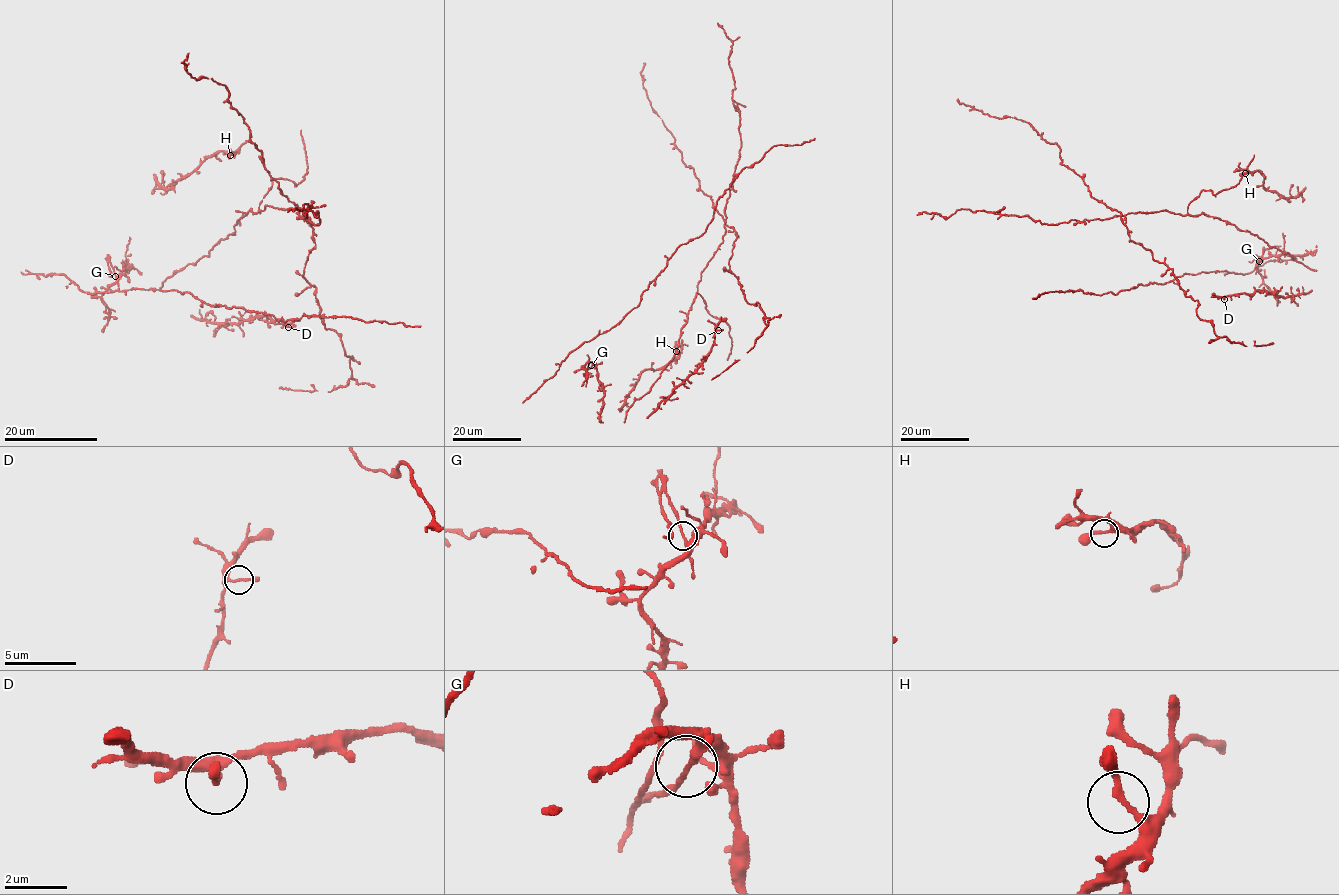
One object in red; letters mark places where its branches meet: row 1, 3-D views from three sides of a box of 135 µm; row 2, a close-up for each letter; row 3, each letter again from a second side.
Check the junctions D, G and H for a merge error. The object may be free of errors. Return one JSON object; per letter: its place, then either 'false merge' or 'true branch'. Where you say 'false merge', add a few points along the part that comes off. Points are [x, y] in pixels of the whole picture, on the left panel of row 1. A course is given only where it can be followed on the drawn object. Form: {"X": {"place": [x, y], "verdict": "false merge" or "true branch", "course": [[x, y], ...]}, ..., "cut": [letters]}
{"D": {"place": [288, 327], "verdict": "true branch"}, "G": {"place": [115, 276], "verdict": "false merge", "course": [[115, 276], [107, 254]]}, "H": {"place": [230, 155], "verdict": "true branch"}, "cut": ["G"]}

